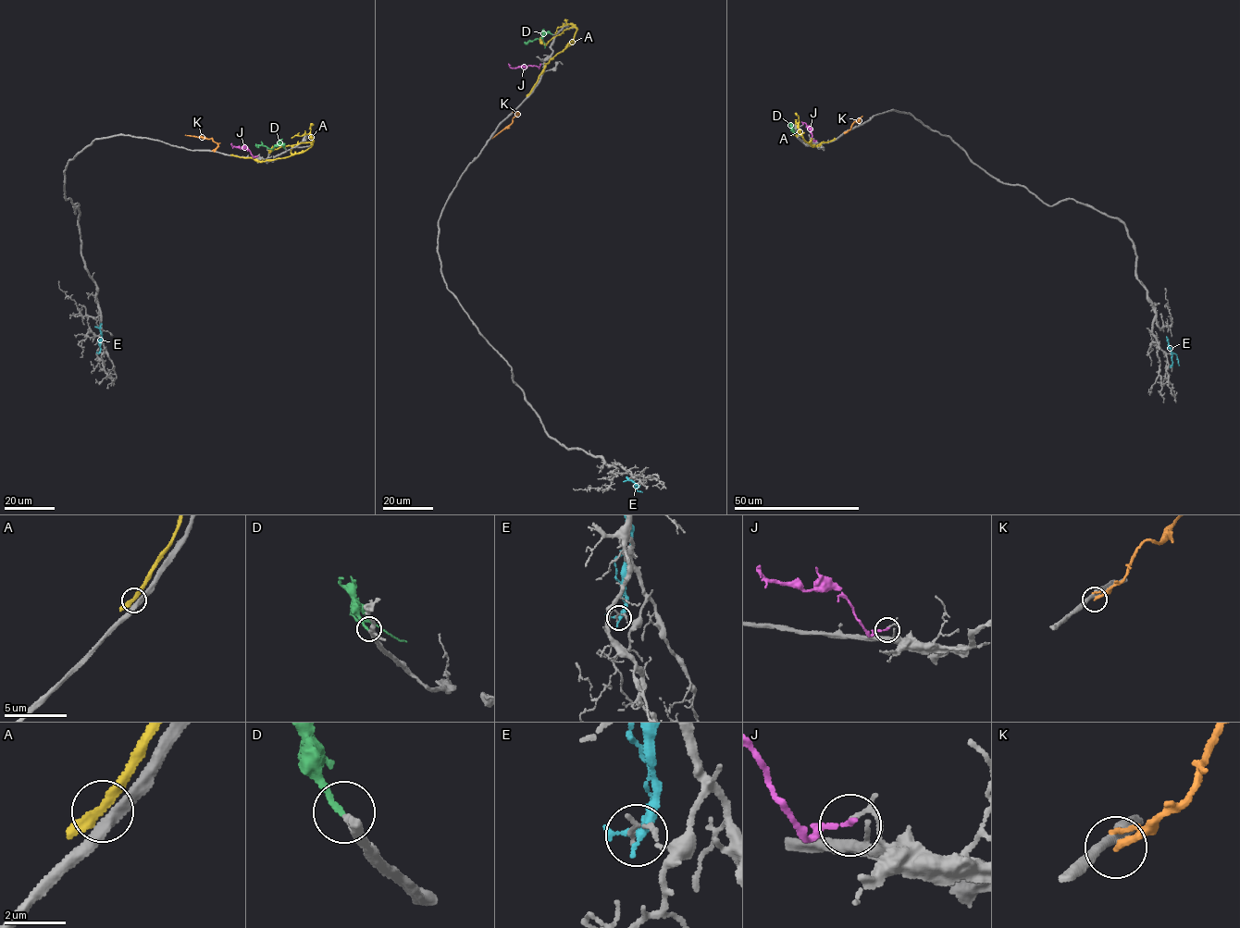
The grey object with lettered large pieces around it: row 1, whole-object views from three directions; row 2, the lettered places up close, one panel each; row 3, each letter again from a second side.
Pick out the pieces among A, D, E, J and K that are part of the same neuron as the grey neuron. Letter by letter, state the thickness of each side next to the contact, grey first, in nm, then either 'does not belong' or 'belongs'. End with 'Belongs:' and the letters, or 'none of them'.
A: calibres 360 and 280 nm; does not belong
D: calibres 200 and 190 nm; belongs
E: calibres 150 and 280 nm; does not belong
J: calibres 120 and 160 nm; does not belong
K: calibres 320 and 200 nm; does not belong
Belongs: D

